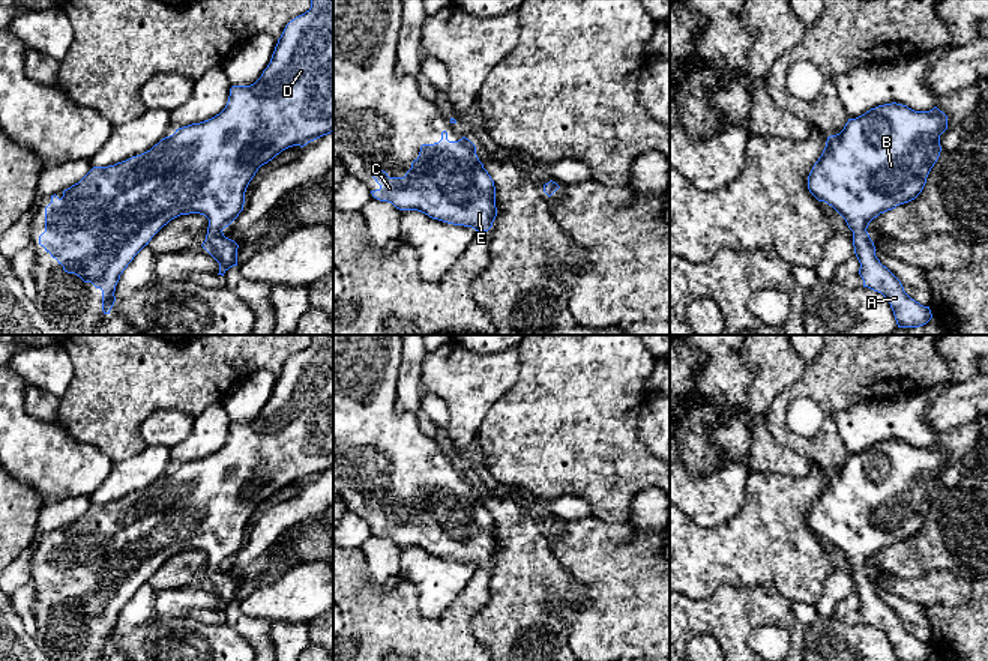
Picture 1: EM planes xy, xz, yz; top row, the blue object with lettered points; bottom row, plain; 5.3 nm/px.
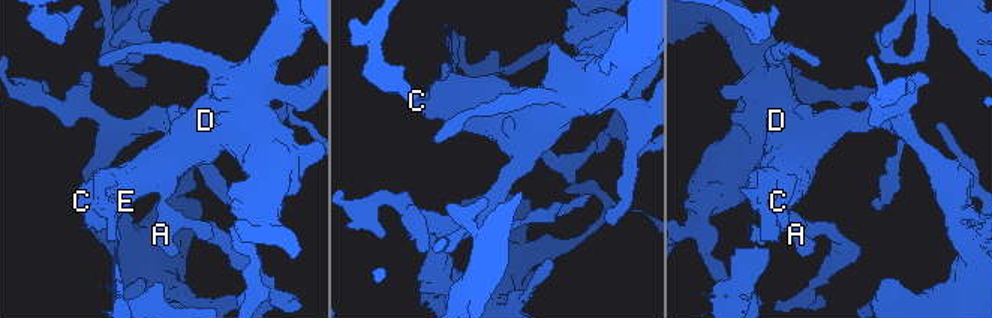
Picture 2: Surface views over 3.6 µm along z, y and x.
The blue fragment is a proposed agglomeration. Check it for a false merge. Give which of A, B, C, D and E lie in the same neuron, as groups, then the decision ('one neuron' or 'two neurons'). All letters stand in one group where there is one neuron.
A B C D E; one neuron

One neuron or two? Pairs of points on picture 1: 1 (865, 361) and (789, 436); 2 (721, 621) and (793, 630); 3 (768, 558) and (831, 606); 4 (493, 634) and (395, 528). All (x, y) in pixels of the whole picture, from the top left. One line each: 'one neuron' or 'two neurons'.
1: one neuron
2: one neuron
3: two neurons
4: two neurons

